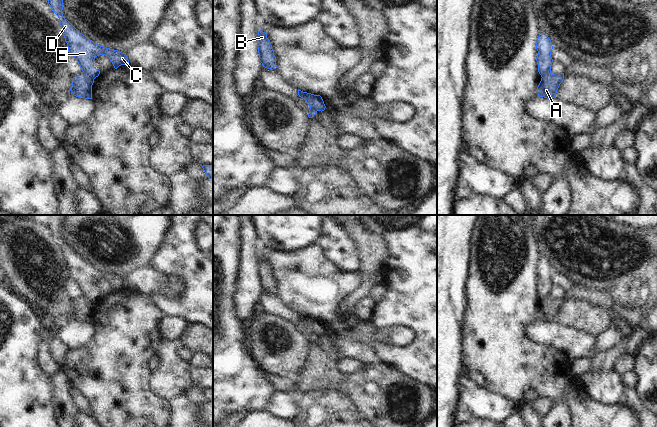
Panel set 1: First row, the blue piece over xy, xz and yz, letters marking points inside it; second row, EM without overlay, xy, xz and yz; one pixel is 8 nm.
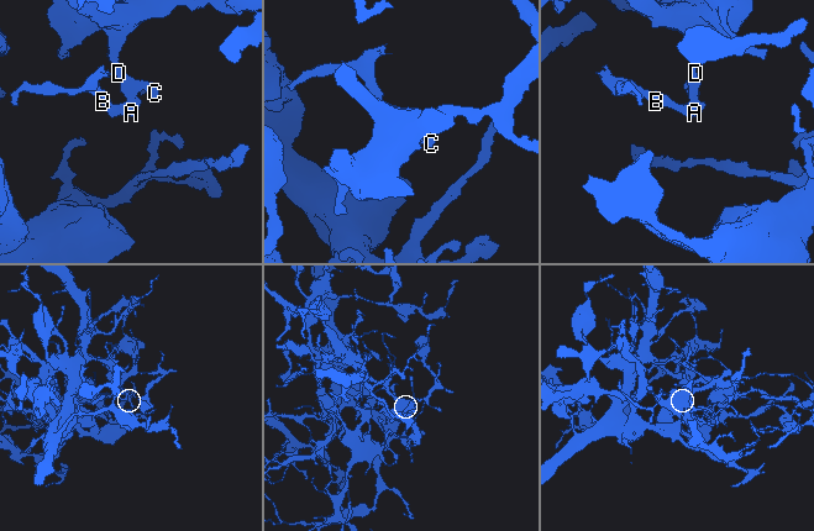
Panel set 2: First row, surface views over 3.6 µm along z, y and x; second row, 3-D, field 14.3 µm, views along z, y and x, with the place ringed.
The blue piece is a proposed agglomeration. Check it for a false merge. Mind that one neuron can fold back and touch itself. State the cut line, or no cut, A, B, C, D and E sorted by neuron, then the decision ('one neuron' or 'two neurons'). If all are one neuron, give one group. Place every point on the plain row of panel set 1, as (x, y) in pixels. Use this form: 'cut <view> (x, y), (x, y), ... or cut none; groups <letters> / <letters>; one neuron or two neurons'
cut xz (306, 323), (317, 334); groups A B / C D E; two neurons

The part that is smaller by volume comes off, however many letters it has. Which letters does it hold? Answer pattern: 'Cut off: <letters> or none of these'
Cut off: A, B

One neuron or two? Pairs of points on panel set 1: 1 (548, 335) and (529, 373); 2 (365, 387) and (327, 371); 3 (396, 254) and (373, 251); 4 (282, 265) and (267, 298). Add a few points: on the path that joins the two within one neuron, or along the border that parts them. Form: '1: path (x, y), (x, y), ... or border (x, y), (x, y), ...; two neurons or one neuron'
1: border (526, 328), (534, 341), (565, 353); two neurons
2: path (356, 385), (336, 378); one neuron
3: border (374, 233), (386, 249), (379, 275); two neurons
4: border (276, 292), (279, 299), (292, 310); two neurons

